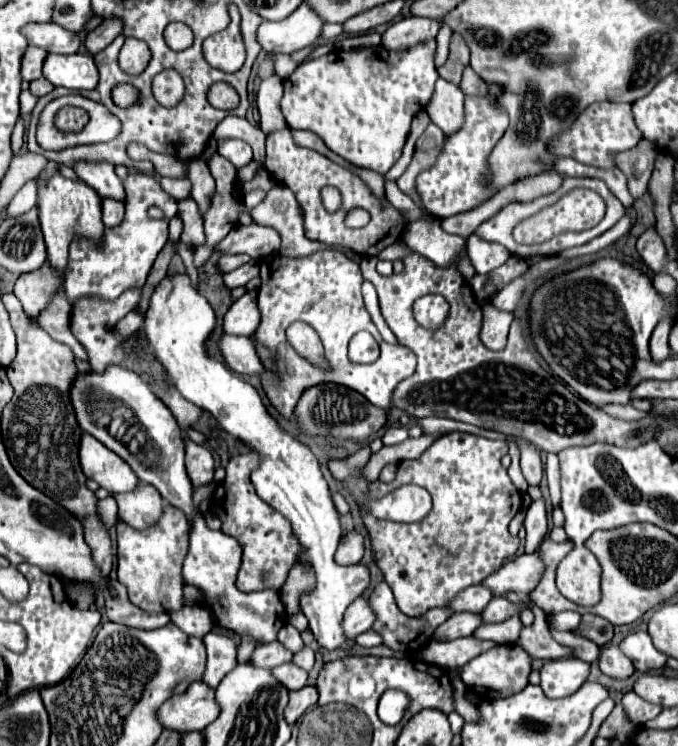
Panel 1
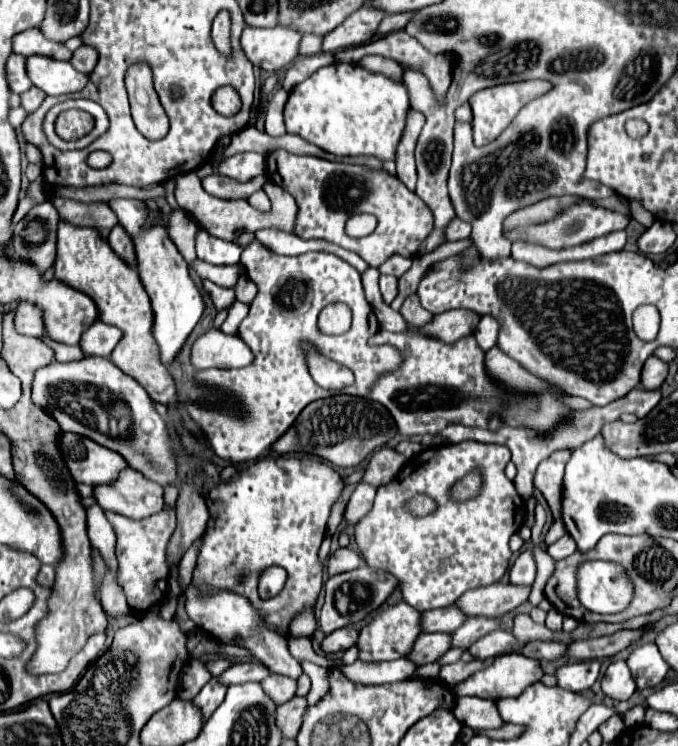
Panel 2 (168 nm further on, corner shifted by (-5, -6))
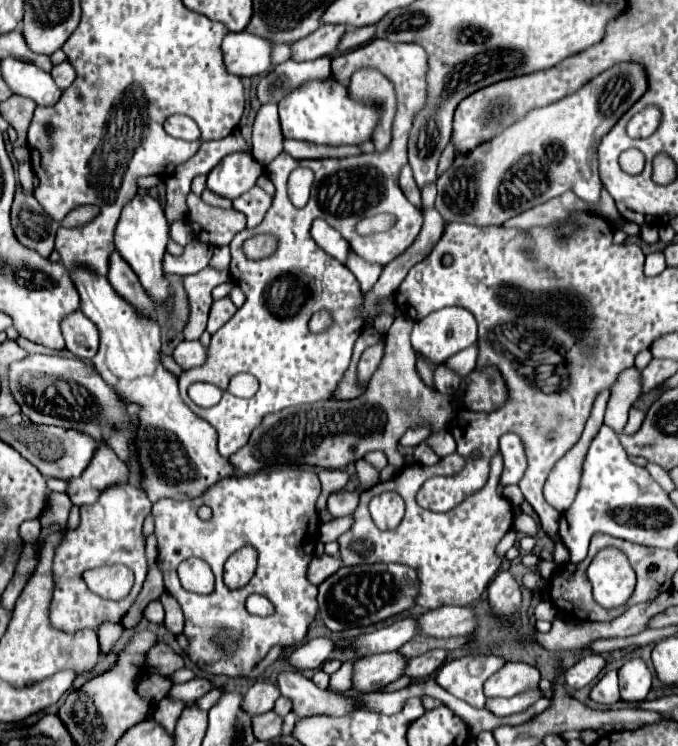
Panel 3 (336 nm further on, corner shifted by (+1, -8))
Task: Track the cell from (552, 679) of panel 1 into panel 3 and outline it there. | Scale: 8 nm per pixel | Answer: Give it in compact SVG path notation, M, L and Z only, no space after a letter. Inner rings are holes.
M588 654L578 660L572 668L566 670L566 686L568 688L584 688L590 684L606 666L606 658L600 654Z

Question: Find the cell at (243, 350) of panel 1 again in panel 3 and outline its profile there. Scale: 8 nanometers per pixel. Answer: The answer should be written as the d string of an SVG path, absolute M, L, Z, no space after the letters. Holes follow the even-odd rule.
M184 340L180 342L176 348L174 348L174 360L184 368L184 370L190 370L190 368L196 368L196 366L202 366L204 360L206 360L206 348L194 340Z

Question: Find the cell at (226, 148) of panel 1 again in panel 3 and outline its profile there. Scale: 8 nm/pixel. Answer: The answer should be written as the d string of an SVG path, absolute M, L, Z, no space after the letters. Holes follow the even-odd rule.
M236 152L228 154L216 168L212 168L206 186L218 196L234 200L240 194L248 192L256 184L260 174L262 166L252 156Z

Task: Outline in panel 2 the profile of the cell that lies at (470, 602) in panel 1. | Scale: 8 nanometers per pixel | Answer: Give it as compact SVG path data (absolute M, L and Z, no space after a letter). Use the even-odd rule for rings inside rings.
M456 604L422 614L424 632L454 632L458 626L462 626L462 622L466 622L466 614L462 614Z

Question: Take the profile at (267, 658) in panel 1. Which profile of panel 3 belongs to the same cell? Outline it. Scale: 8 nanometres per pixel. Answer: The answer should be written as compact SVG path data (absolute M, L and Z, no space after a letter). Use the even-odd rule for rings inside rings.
M192 678L192 680L184 682L184 684L174 684L166 696L168 696L170 700L180 700L180 702L190 704L190 702L198 700L200 696L204 696L210 688L212 688L210 680L204 680L204 678Z

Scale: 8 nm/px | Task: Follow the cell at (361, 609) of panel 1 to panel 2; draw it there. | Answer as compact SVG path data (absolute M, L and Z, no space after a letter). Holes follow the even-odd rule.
M342 626L324 638L322 650L326 654L336 654L336 652L348 650L356 642L358 642L358 630L354 626Z

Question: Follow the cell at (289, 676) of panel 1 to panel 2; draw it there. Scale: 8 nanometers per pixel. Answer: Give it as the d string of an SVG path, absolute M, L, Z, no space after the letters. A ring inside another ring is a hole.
M270 674L264 682L262 682L266 694L270 694L270 698L276 704L284 704L290 698L296 696L296 680L294 678L286 678L286 676L278 676L278 674Z

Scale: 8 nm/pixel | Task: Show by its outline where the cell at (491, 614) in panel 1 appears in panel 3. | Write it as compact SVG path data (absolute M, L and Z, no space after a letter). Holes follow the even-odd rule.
M430 650L422 656L410 658L404 668L404 676L410 676L414 680L422 680L422 678L432 676L444 664L446 654L448 654L446 650Z

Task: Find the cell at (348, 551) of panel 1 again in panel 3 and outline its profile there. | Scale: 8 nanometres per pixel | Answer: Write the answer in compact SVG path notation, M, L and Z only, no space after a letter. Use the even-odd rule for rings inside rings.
M322 554L322 556L314 556L314 560L310 560L308 564L308 580L318 586L322 584L328 576L332 576L338 568L342 568L342 560Z

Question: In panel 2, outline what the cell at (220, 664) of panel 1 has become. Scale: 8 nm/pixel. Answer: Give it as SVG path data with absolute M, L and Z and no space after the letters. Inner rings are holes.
M212 676L210 682L198 692L198 696L194 698L194 702L202 708L202 714L204 714L204 720L210 718L210 714L222 704L224 696L226 696L226 686L222 686L218 682L218 676Z

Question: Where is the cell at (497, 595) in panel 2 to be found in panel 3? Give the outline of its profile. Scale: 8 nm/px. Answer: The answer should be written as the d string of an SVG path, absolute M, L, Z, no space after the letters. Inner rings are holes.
M442 606L420 616L420 632L434 638L466 636L474 628L474 608L466 606Z

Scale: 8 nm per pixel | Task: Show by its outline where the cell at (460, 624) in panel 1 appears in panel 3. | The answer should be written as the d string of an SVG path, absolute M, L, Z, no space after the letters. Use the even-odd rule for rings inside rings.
M398 652L388 654L374 654L368 658L354 660L352 670L352 690L356 692L376 692L378 688L386 686L388 682L400 678L404 672L404 664L408 658L400 656Z

